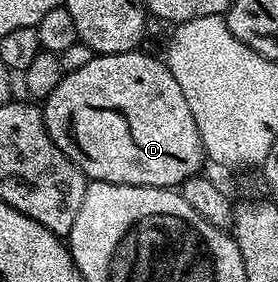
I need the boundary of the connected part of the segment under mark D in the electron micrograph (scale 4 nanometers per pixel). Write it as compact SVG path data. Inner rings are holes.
M144 50L134 52L123 52L122 54L99 54L93 55L82 70L65 72L62 82L54 86L54 90L48 95L48 99L43 101L42 111L44 114L44 125L50 134L50 138L75 164L80 167L89 181L105 180L111 184L133 184L134 186L146 186L147 188L170 188L175 189L181 184L185 184L192 176L201 171L200 168L206 164L202 138L198 134L198 126L194 126L194 114L190 114L190 106L186 106L186 98L182 95L182 90L178 87L178 82L174 82L174 74L170 74L167 63L163 59L155 60L152 56L147 56Z

